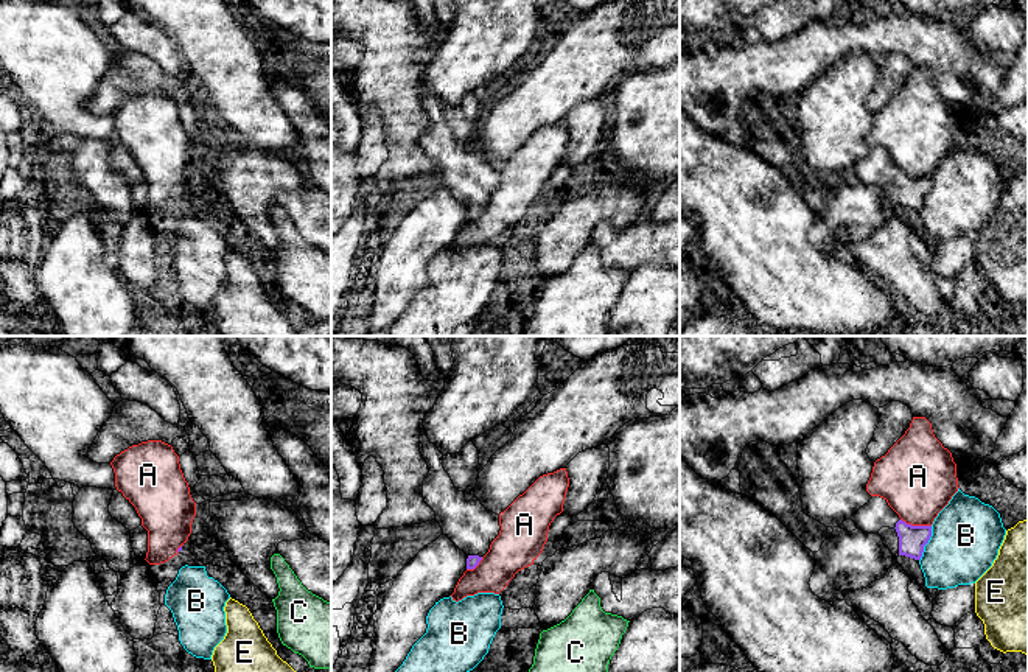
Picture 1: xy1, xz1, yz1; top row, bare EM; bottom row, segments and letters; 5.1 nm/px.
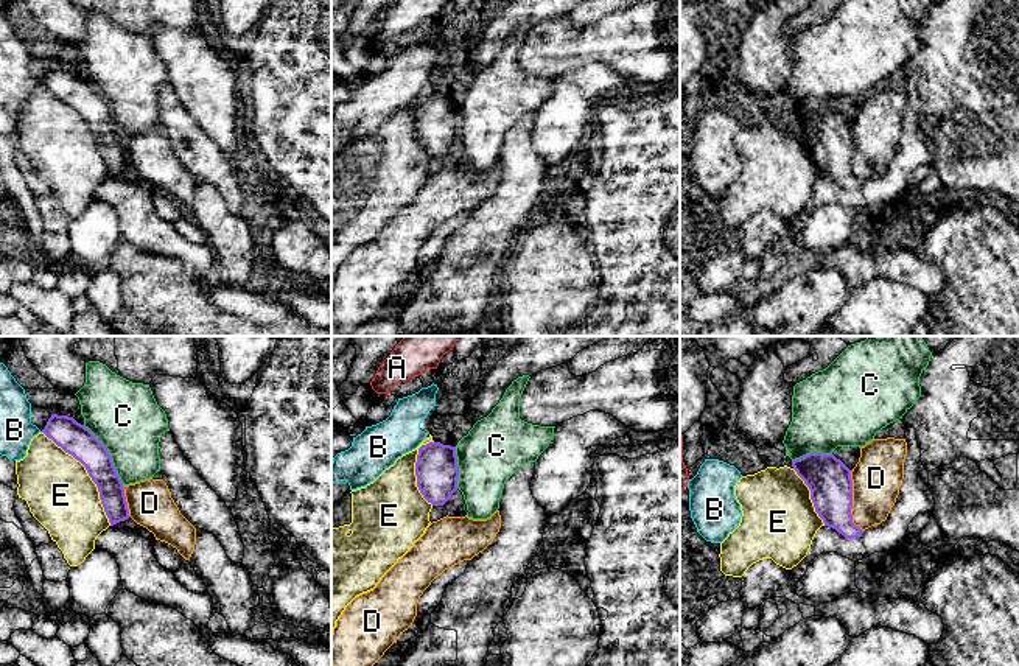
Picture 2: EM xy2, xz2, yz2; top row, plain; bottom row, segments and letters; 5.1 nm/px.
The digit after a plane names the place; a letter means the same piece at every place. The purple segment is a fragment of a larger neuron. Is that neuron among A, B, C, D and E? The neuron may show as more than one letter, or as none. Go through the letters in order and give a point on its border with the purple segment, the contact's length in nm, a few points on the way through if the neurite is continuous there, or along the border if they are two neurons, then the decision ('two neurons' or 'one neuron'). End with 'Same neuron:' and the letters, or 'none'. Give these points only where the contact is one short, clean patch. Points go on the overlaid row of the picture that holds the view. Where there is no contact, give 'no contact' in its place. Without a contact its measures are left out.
A: contact yz1 (916, 526); length 170 nm; border yz1 (901, 518), (912, 524), (930, 526); two neurons
B: contact yz1 (927, 542); length 200 nm; two neurons
C: contact xy2 (109, 455); length 380 nm; border xy2 (83, 425), (106, 448), (123, 486); two neurons
D: contact yz2 (851, 501); length 320 nm; border yz2 (851, 470), (851, 520), (862, 531); two neurons
E: contact xy2 (89, 475); length 600 nm; two neurons
Same neuron: none

